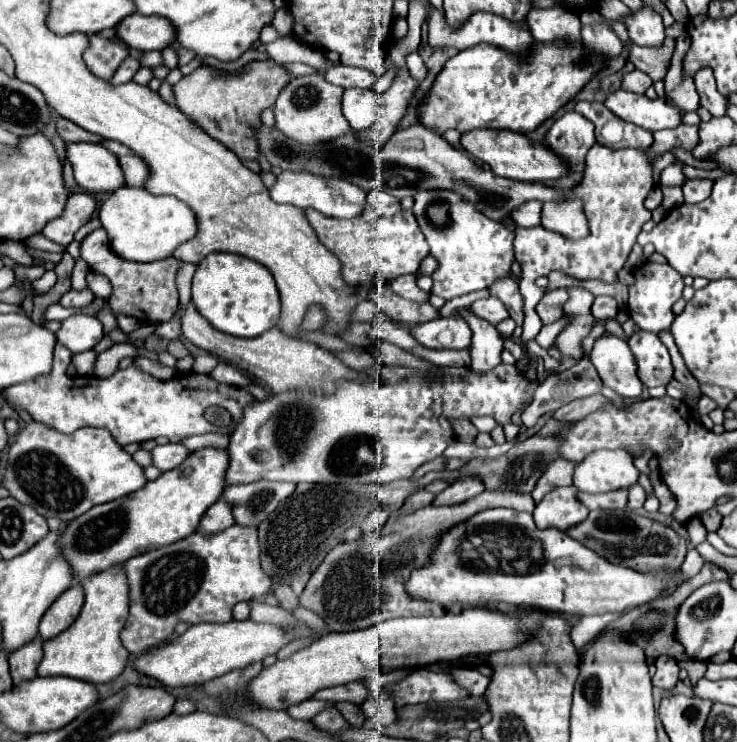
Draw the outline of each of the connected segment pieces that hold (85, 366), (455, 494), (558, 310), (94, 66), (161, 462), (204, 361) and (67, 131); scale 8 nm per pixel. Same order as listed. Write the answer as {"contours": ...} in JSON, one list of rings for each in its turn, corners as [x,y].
{"contours":[[[[86,350],[86,352],[80,352],[80,354],[74,354],[72,356],[72,362],[78,370],[80,376],[90,376],[94,372],[94,362],[96,362],[96,352],[94,350]]],[[[464,476],[440,492],[434,504],[460,504],[480,492],[484,492],[484,482],[478,476]]],[[[558,288],[558,290],[550,290],[550,292],[544,292],[542,300],[538,302],[536,306],[536,312],[538,316],[542,318],[544,324],[552,324],[556,320],[562,318],[564,314],[564,302],[568,300],[568,288]]],[[[92,34],[90,36],[90,48],[86,50],[84,60],[96,76],[110,80],[126,56],[128,56],[128,48],[124,44],[106,40],[98,34]]],[[[166,444],[166,446],[156,446],[152,450],[152,460],[156,468],[160,468],[162,472],[168,472],[180,466],[188,458],[188,454],[190,450],[184,444]]],[[[202,354],[202,356],[196,356],[194,358],[194,372],[198,374],[210,374],[218,364],[218,358],[212,356],[212,354]]],[[[58,118],[56,130],[58,130],[60,138],[62,138],[66,144],[68,144],[68,142],[100,142],[100,140],[104,140],[104,138],[100,138],[100,136],[96,136],[96,134],[84,130],[84,128],[80,128],[80,126],[76,126],[74,122],[70,122],[70,120],[66,120],[66,118]]]]}

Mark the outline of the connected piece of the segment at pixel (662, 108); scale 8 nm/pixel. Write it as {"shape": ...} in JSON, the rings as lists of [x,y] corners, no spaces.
{"shape":[[[616,90],[604,102],[618,118],[642,126],[650,132],[664,128],[678,128],[682,124],[682,112],[664,98],[646,98],[644,94]]]}

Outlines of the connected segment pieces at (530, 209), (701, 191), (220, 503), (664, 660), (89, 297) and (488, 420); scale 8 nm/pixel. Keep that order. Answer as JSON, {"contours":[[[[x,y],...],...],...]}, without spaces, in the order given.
{"contours":[[[[526,202],[524,206],[512,212],[512,218],[520,226],[536,226],[540,224],[540,210],[542,210],[540,202]]],[[[686,180],[682,184],[682,192],[684,192],[684,202],[686,204],[702,202],[704,198],[708,198],[710,190],[712,190],[712,180]]],[[[216,500],[208,510],[206,514],[202,516],[200,520],[200,530],[208,532],[208,534],[214,534],[214,532],[220,532],[228,526],[232,526],[236,520],[234,520],[234,514],[232,514],[232,506],[226,502],[226,500]]],[[[658,656],[656,658],[656,674],[652,678],[652,684],[662,690],[672,690],[678,682],[678,662],[670,656]]],[[[84,288],[84,290],[68,290],[60,298],[60,304],[64,308],[80,308],[80,306],[88,306],[92,300],[94,300],[94,294],[88,288]]],[[[474,416],[472,424],[480,430],[480,432],[492,432],[496,426],[496,420],[492,416]]]]}

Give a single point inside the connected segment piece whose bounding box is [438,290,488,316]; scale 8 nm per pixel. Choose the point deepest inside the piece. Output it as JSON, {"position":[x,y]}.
{"position":[452,306]}

